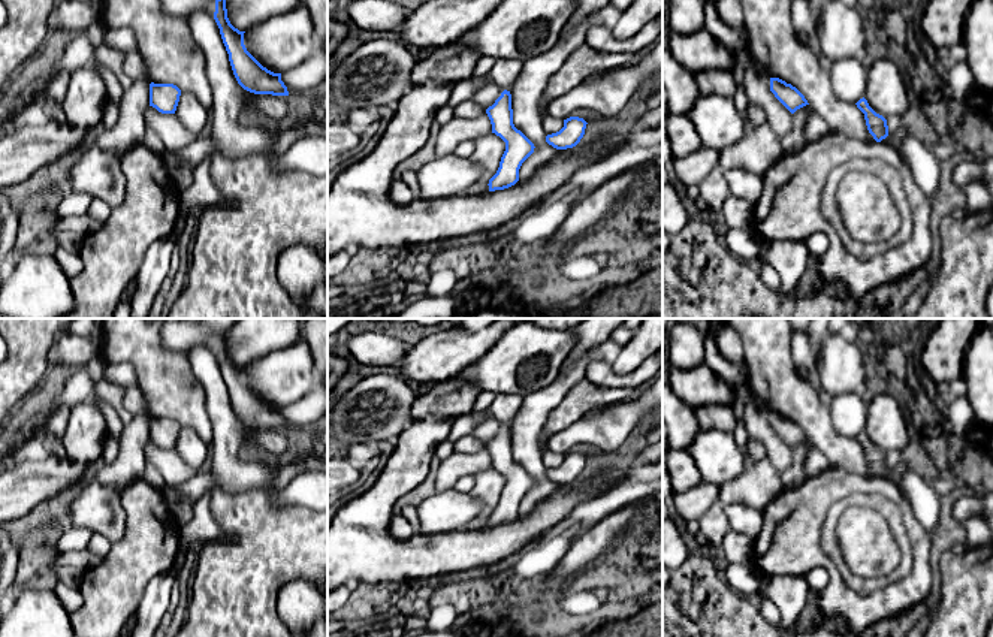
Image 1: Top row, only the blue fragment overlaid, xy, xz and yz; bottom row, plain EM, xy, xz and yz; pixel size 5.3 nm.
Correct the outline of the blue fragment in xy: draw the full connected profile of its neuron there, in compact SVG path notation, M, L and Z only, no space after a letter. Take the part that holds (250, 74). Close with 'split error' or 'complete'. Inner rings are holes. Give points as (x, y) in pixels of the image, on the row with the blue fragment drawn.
M215 0L214 19L220 28L238 84L254 94L289 96L281 73L268 70L247 51L244 45L245 31L239 31L230 24L226 0Z; complete

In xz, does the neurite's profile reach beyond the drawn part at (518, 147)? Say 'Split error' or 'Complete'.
Complete

